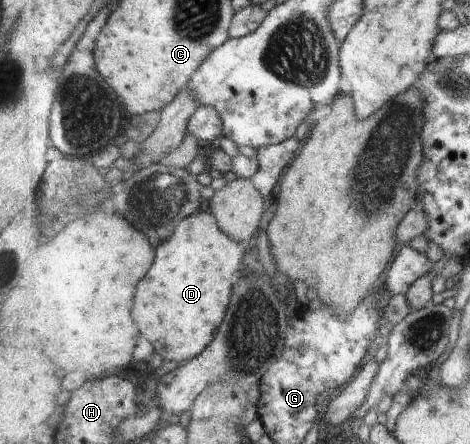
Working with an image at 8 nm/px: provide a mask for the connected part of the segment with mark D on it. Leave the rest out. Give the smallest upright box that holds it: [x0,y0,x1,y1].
[134,207,246,365]

